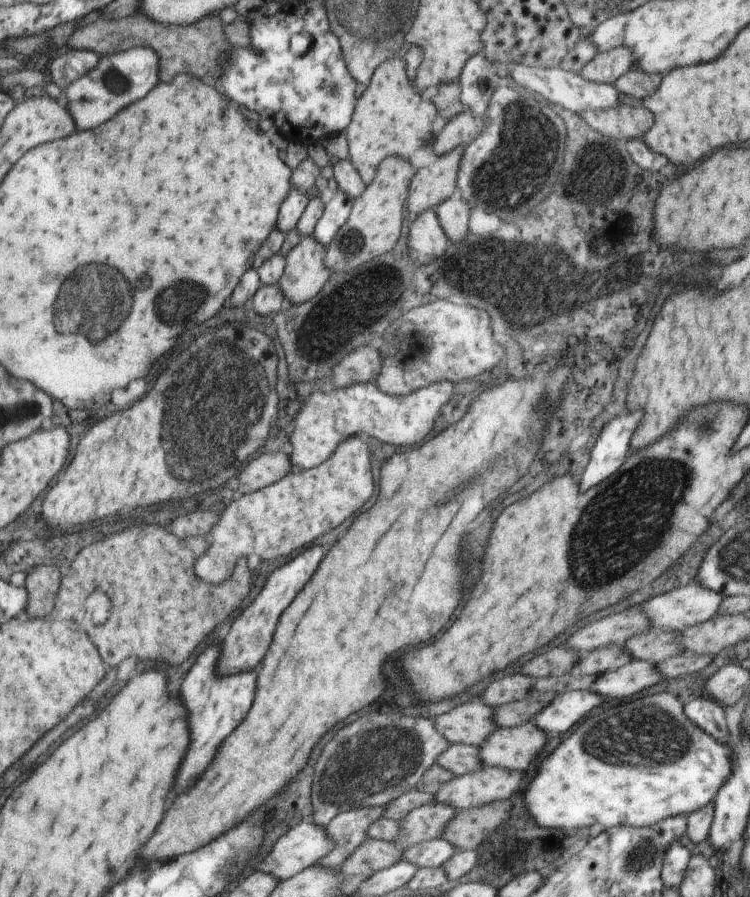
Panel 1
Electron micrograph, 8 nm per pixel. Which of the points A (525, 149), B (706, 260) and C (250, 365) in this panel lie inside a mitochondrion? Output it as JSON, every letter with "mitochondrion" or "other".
{"A":"mitochondrion","B":"other","C":"mitochondrion"}

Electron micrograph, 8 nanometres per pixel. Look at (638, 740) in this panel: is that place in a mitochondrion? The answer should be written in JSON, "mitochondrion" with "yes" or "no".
{"mitochondrion":"yes"}

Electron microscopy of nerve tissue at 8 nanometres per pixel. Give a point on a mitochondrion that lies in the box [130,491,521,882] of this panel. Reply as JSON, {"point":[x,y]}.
{"point":[369,763]}

